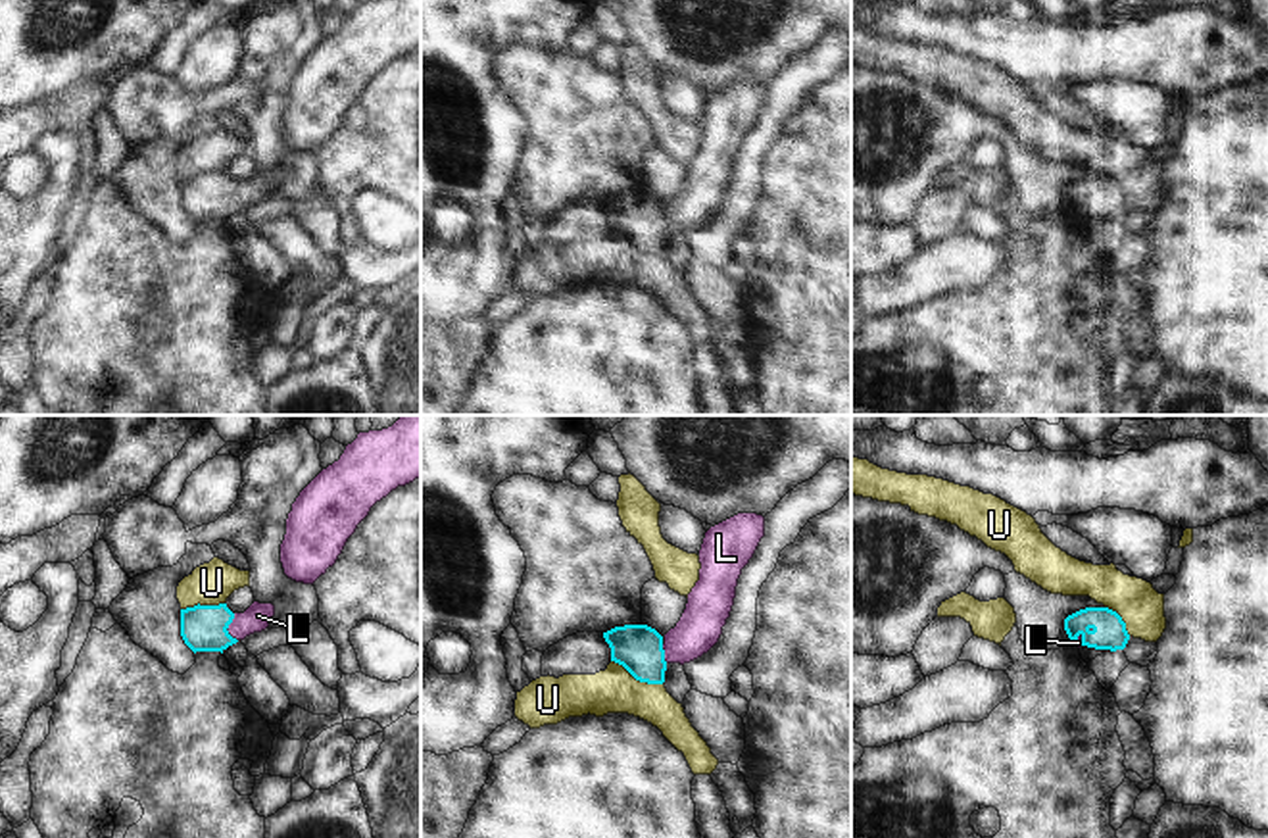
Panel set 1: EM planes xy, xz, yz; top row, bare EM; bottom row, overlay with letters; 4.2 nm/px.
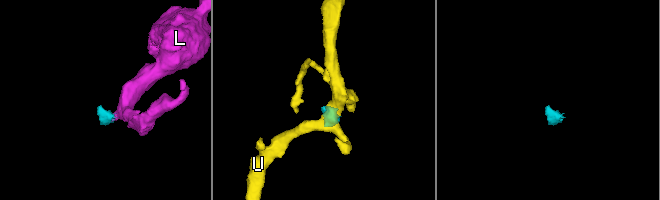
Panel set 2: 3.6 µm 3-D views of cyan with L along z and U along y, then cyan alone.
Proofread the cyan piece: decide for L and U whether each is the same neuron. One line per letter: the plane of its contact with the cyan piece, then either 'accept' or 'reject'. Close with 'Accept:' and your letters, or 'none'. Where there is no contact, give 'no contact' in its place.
L: xy | accept
U: xz | reject
Accept: L

